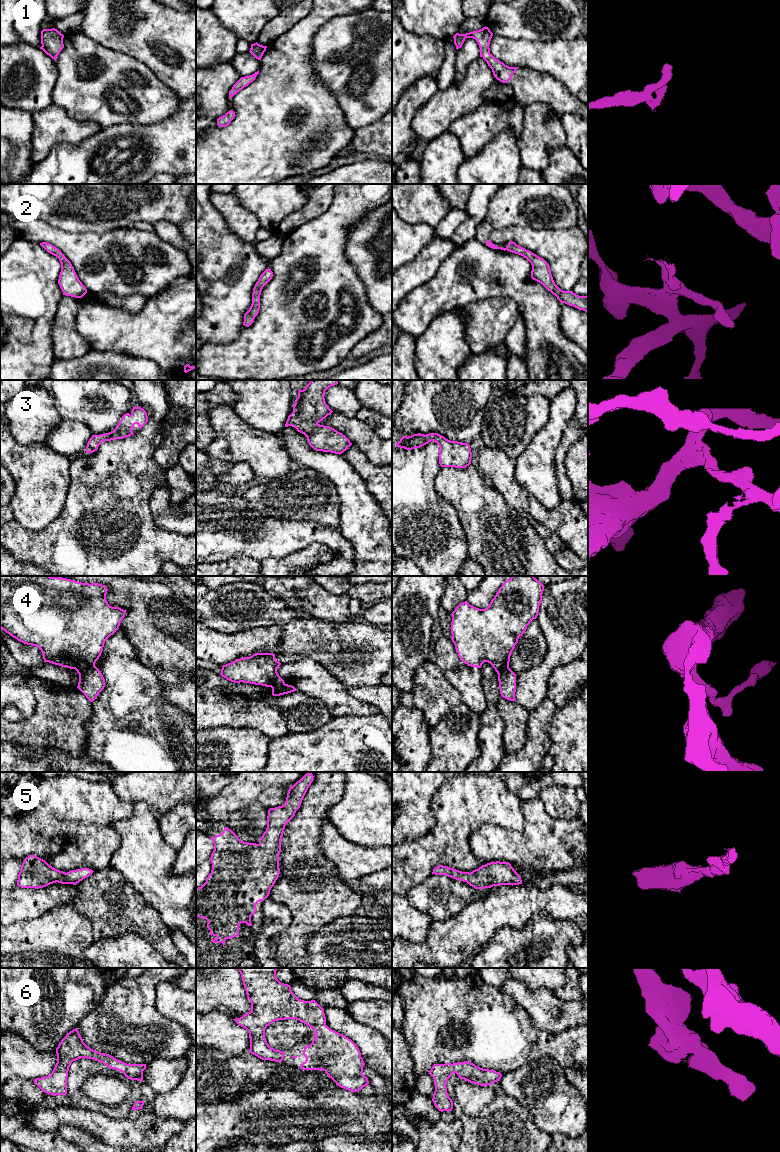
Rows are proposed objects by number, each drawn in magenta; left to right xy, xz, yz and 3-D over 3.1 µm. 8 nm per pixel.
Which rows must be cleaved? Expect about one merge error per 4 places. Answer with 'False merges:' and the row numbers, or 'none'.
False merges: 4

